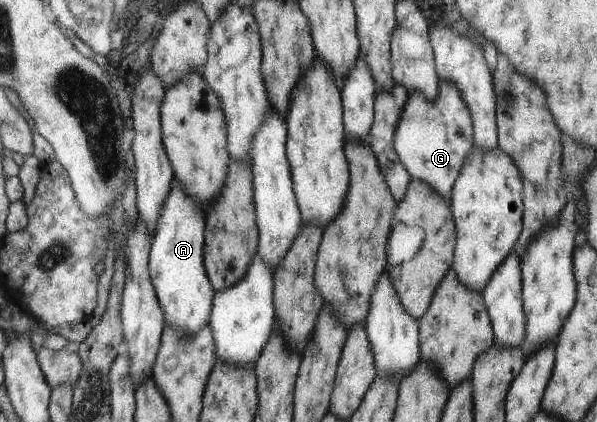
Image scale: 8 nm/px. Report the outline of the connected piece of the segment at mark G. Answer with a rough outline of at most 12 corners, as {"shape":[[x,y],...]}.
{"shape":[[460,89],[408,92],[394,148],[449,200],[473,147]]}

